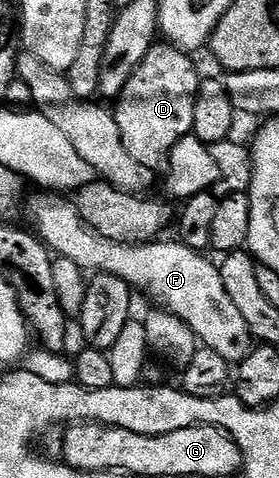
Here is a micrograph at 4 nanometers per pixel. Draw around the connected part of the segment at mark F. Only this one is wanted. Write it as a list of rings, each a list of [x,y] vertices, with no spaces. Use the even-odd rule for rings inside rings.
[[[43,193],[44,195],[36,195],[27,200],[26,203],[26,215],[28,211],[28,219],[33,223],[31,226],[34,228],[35,234],[38,236],[41,243],[44,244],[45,247],[51,249],[57,256],[62,258],[69,258],[70,261],[74,261],[76,265],[78,265],[84,273],[99,273],[101,275],[113,275],[114,277],[118,277],[122,281],[126,281],[128,286],[135,289],[137,292],[145,291],[146,294],[149,295],[152,299],[157,299],[159,306],[161,308],[167,309],[173,315],[176,315],[177,318],[182,320],[188,327],[193,331],[196,335],[197,340],[201,344],[204,343],[209,347],[210,350],[213,351],[214,354],[217,355],[220,359],[225,359],[226,362],[232,363],[232,365],[239,365],[246,356],[252,352],[254,346],[254,340],[252,338],[252,334],[250,333],[250,329],[246,325],[245,319],[242,317],[242,312],[237,309],[234,305],[234,301],[230,301],[230,293],[226,293],[226,285],[222,285],[222,277],[220,276],[219,266],[215,262],[211,263],[210,260],[204,259],[205,257],[201,252],[195,251],[194,249],[190,249],[186,244],[181,243],[179,241],[173,241],[173,243],[164,243],[165,241],[153,241],[151,243],[119,243],[118,241],[110,241],[106,237],[102,237],[97,233],[97,231],[88,226],[87,223],[84,222],[84,219],[78,212],[76,211],[75,204],[68,200],[67,198],[61,197],[56,193]]]

